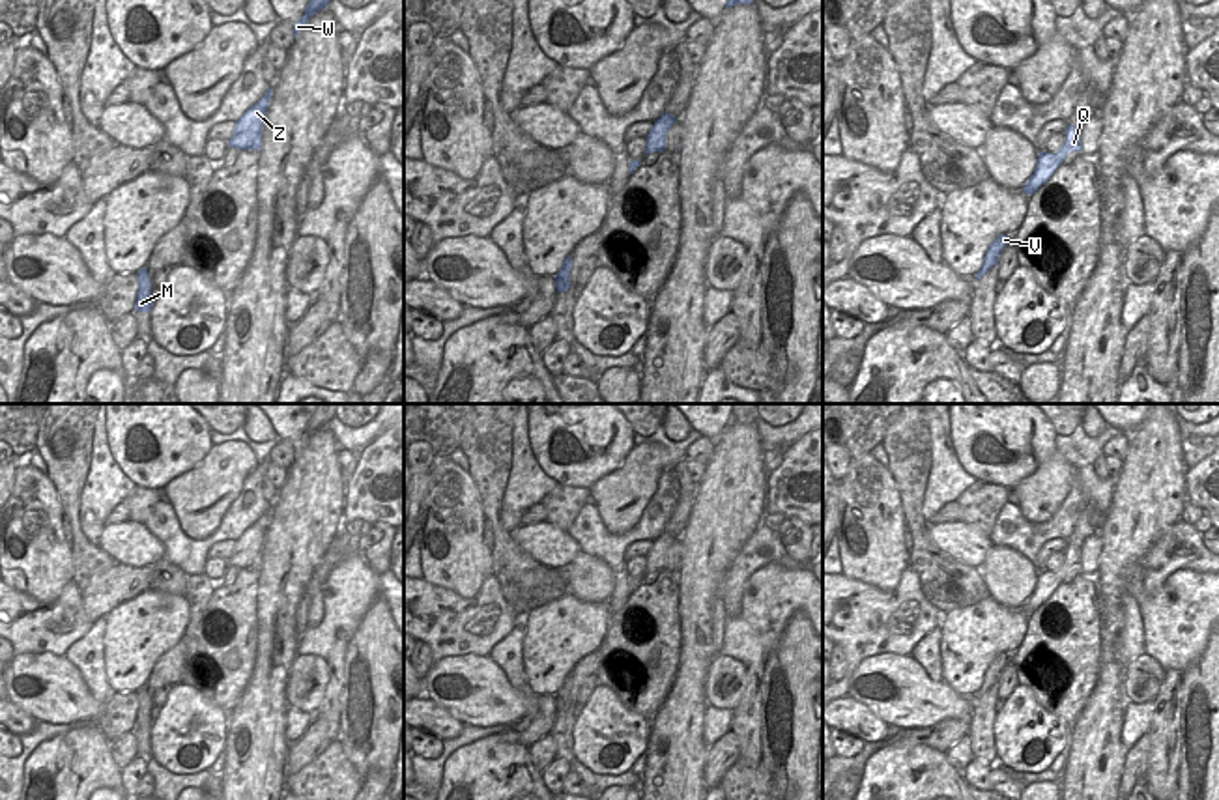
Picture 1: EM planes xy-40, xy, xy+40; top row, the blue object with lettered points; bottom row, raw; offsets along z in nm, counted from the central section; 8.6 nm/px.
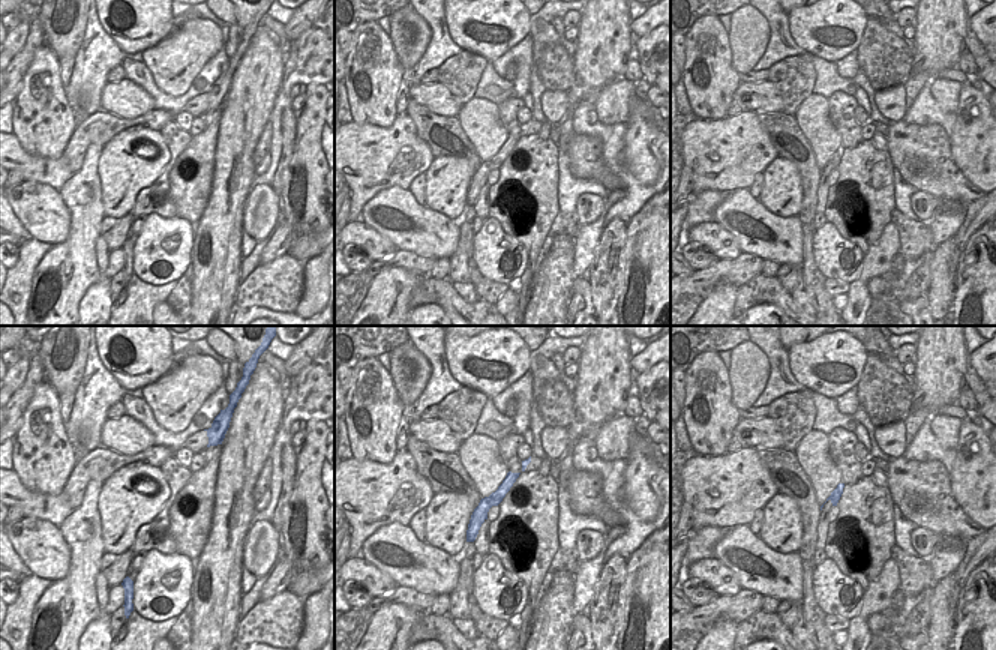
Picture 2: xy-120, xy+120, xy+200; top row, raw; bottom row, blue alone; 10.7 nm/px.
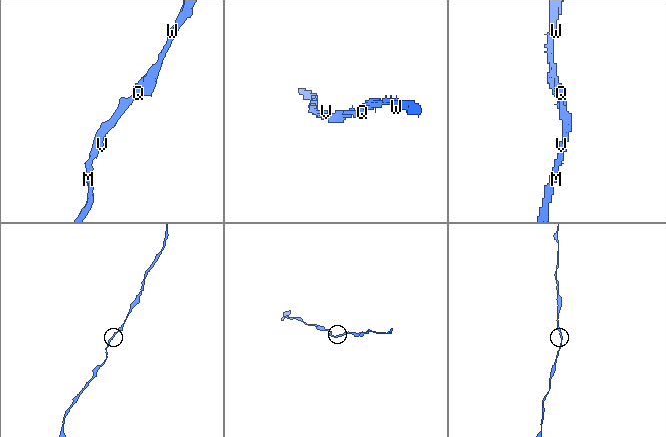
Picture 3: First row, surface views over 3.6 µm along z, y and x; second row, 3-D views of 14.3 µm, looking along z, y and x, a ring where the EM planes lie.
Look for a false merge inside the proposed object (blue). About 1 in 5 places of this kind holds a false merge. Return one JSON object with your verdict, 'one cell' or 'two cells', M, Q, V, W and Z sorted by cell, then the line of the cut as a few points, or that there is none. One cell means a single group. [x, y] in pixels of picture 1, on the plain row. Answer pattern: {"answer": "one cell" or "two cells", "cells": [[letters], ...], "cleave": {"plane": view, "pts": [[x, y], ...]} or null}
{"answer": "one cell", "cells": [["M", "Q", "V", "W", "Z"]], "cleave": null}

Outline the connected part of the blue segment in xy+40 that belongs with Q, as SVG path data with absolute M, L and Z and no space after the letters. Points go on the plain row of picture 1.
M1068 544L1064 550L1066 561L1056 572L1040 570L1038 583L1023 611L1034 613L1049 596L1056 591L1056 587L1064 581L1069 570L1081 570L1081 546Z

